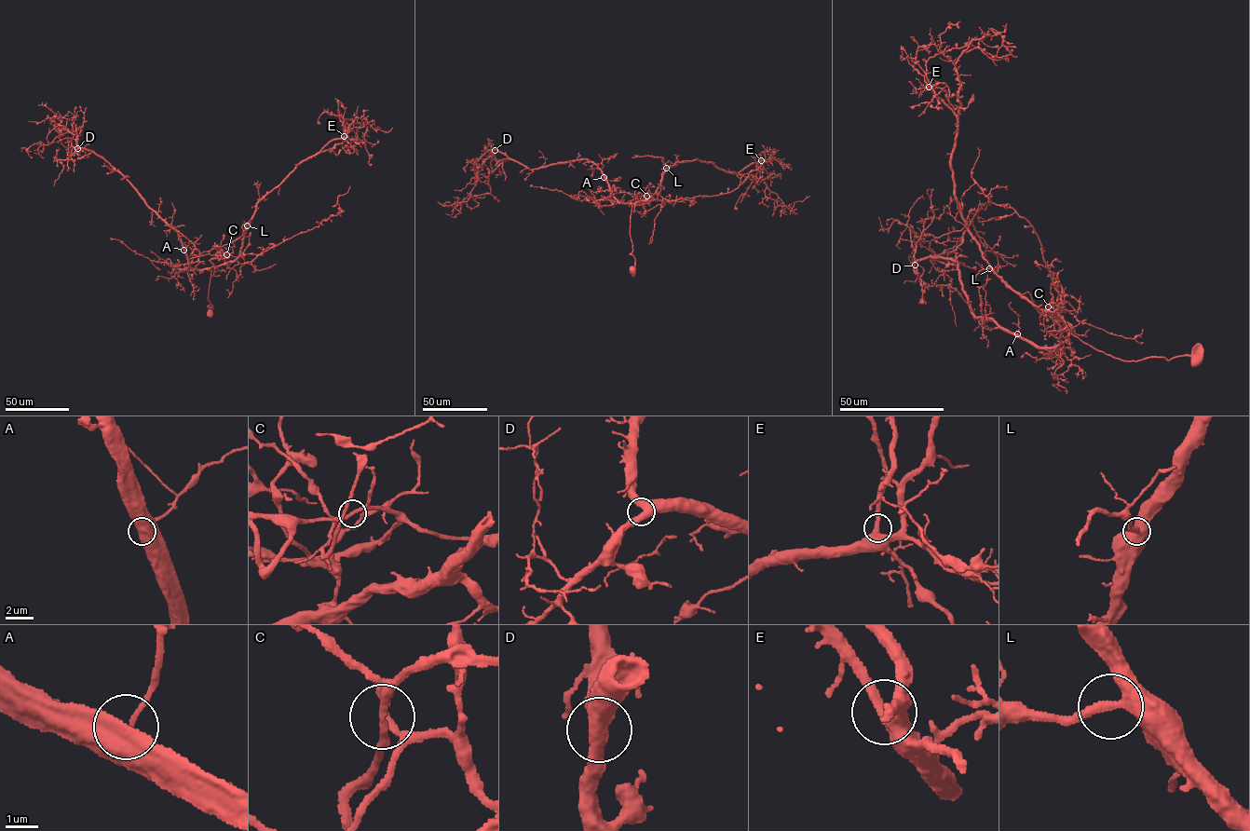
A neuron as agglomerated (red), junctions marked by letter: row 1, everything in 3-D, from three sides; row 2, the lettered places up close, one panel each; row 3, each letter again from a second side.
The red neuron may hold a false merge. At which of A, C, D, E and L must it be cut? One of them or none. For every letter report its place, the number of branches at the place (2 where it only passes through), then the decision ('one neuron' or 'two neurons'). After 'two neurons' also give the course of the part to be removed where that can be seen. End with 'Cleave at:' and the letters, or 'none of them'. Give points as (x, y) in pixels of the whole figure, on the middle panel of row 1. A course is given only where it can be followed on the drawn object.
A: (604, 177) | 2 | one neuron
C: (646, 196) | 2 | one neuron
D: (495, 150) | 3 | one neuron
E: (761, 160) | 2 | one neuron
L: (666, 168) | 3 | one neuron
Cleave at: none of them

